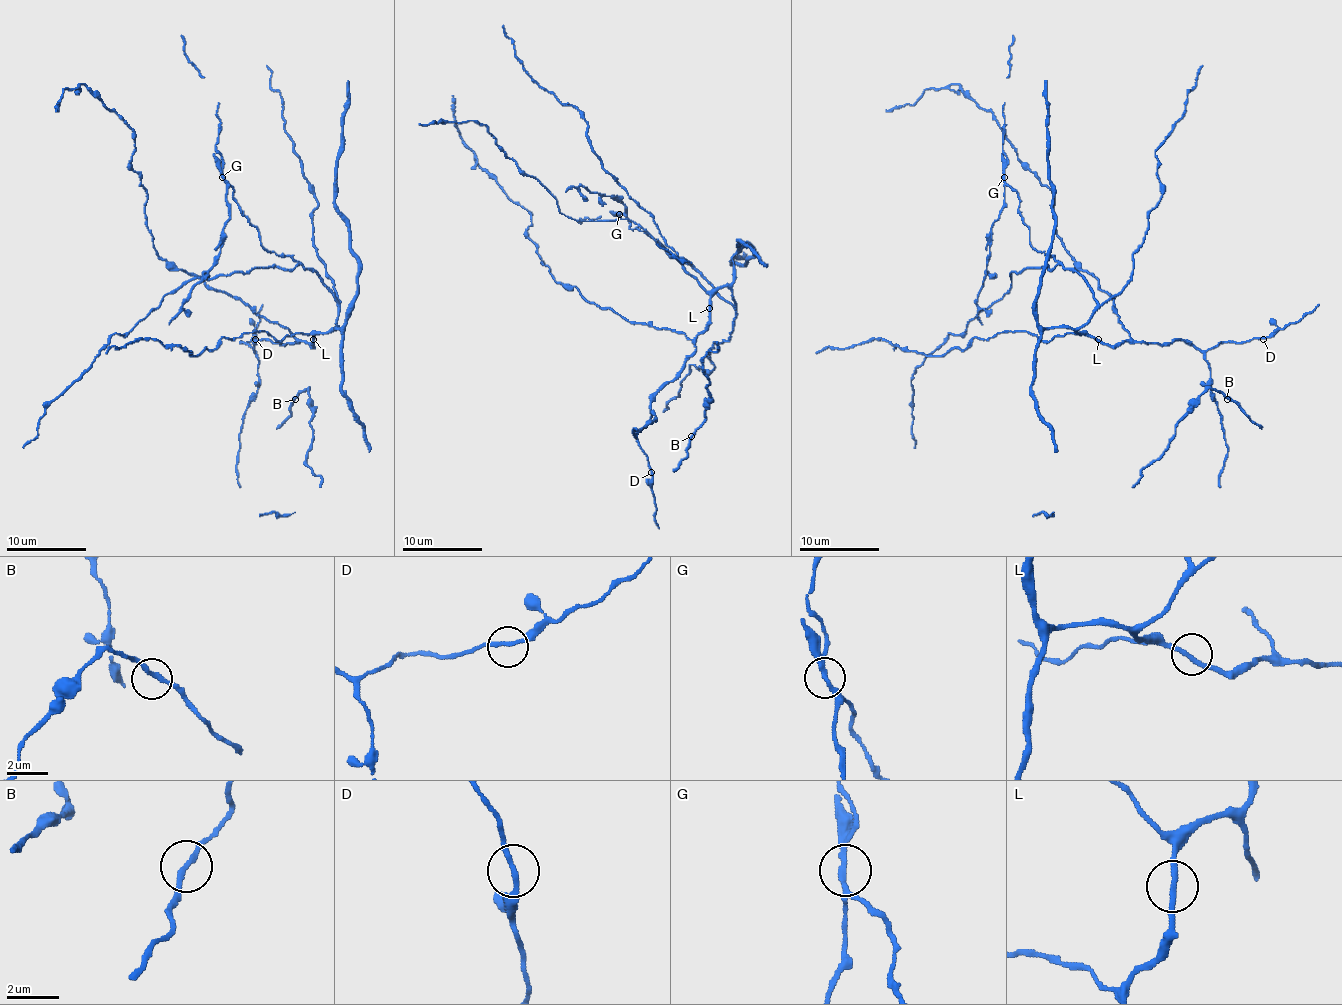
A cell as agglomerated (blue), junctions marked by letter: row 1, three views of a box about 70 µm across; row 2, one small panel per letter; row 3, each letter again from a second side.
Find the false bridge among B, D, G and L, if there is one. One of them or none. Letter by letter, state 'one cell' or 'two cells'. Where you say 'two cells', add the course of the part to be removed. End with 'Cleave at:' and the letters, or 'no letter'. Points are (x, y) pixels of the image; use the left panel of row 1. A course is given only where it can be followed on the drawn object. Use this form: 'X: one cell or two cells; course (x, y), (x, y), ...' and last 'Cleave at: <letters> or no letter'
B: one cell
D: one cell
G: two cells; course (223, 176), (229, 212), (223, 226), (219, 258), (168, 325)
L: one cell
Cleave at: G

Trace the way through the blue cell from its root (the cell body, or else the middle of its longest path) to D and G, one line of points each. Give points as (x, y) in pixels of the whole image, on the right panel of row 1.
D: (1096, 341), (1110, 345), (1124, 341), (1189, 341), (1207, 351), (1221, 343), (1263, 339)
G: (1096, 341), (1076, 331), (1096, 305), (1092, 289), (1080, 274), (1030, 244), (1020, 198), (1004, 176)

